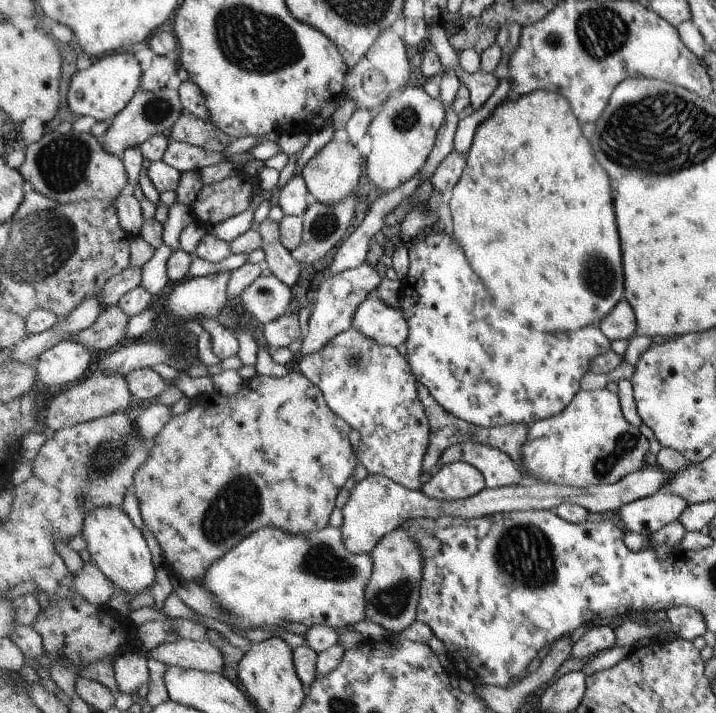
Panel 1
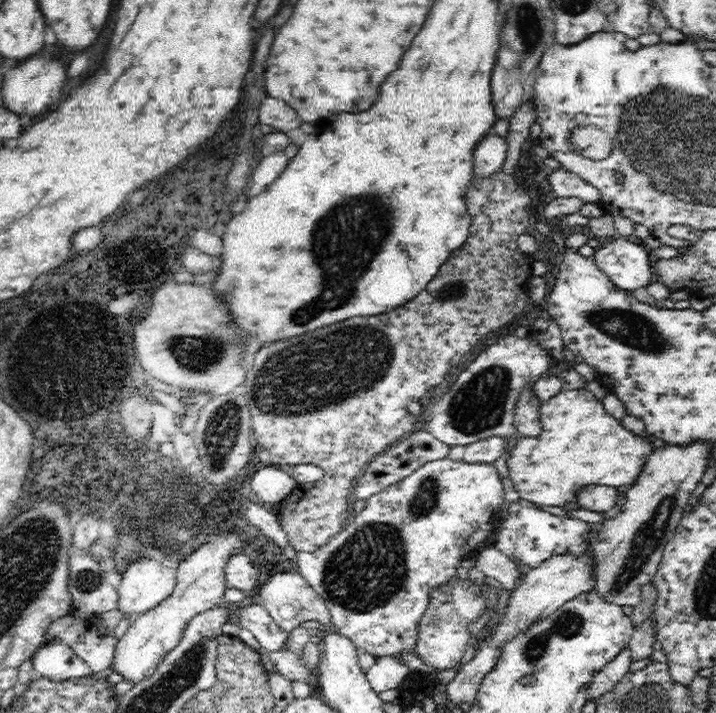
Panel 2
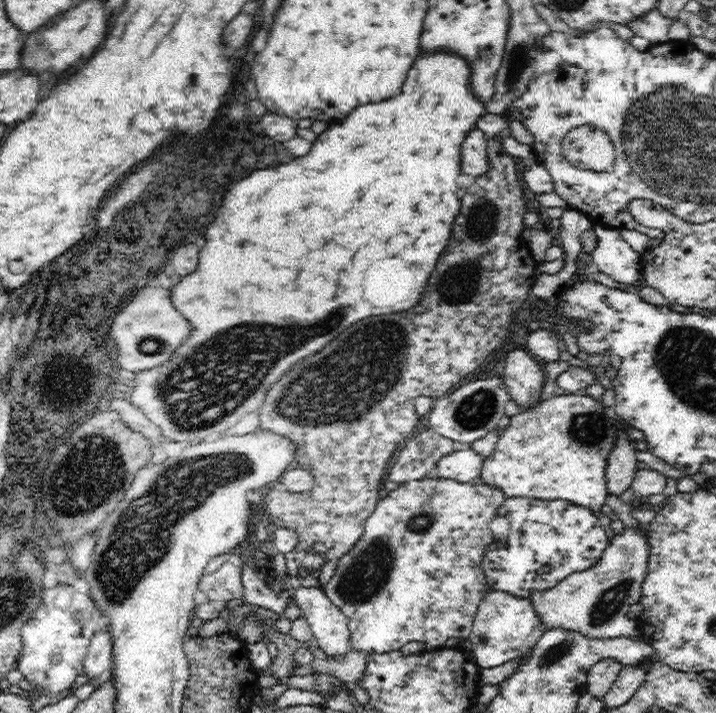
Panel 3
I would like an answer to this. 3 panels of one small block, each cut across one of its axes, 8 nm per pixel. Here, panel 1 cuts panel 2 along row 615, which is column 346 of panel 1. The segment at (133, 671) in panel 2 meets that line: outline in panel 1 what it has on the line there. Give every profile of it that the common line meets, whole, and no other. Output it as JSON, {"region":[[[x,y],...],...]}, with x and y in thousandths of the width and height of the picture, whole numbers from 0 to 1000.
{"region":[[[479,189],[471,191],[458,199],[439,222],[427,227],[422,236],[422,247],[432,266],[434,281],[450,283],[455,289],[472,286],[494,271],[500,261],[500,250],[506,244],[506,222],[500,210],[492,205],[492,199]]]}

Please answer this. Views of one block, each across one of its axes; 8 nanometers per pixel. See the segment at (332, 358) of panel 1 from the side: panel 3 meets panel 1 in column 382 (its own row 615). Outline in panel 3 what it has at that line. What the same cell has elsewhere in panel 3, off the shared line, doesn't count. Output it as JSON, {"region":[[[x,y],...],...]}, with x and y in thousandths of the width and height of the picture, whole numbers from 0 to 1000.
{"region":[[[589,670],[559,679],[559,682],[543,689],[541,696],[532,698],[525,707],[520,721],[511,728],[506,755],[473,785],[462,812],[450,820],[455,837],[472,850],[482,861],[487,872],[492,913],[504,913],[511,917],[535,917],[559,912],[568,900],[591,900],[595,913],[620,907],[626,895],[651,896],[662,875],[663,860],[673,844],[673,839],[683,830],[679,806],[672,792],[676,776],[686,769],[694,753],[684,745],[684,732],[693,724],[703,719],[701,710],[707,701],[704,691],[693,682],[682,682],[679,677],[640,676],[631,670]]]}

